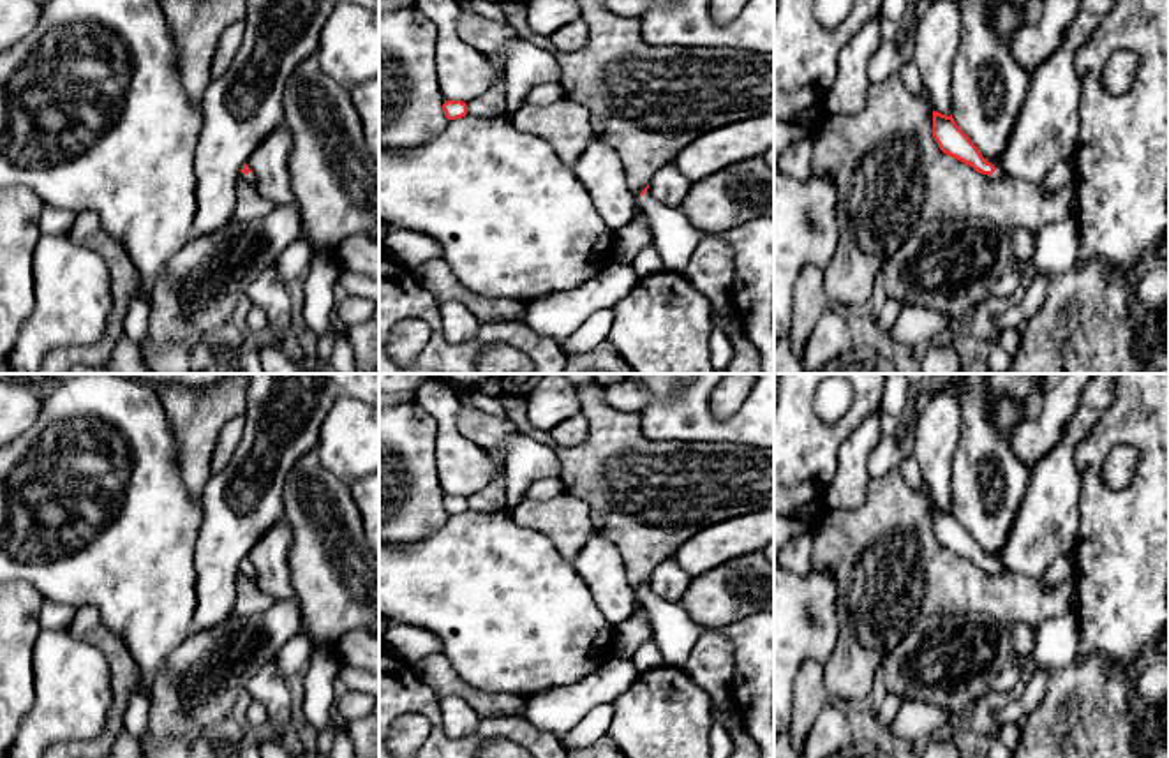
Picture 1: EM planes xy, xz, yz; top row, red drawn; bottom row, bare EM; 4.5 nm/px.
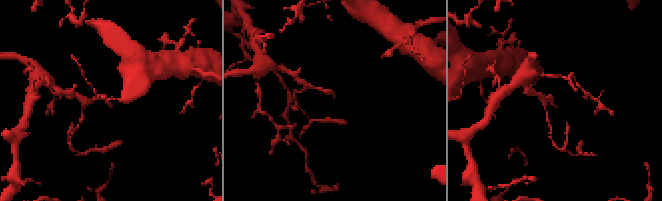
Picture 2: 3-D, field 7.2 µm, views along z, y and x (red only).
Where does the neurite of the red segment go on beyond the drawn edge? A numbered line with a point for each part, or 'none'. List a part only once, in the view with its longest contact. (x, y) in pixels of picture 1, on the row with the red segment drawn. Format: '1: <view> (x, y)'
1: xz (674, 237)

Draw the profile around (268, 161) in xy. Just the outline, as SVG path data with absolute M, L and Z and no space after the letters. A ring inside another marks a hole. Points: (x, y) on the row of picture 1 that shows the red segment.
M277 127L249 157L247 166L256 175L256 187L275 208L294 203L289 176L291 134Z

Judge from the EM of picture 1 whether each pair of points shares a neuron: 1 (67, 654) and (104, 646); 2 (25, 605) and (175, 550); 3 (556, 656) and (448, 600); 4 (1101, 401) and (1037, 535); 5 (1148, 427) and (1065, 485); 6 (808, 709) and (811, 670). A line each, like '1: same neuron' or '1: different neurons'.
1: different neurons
2: different neurons
3: same neuron
4: same neuron
5: different neurons
6: same neuron

